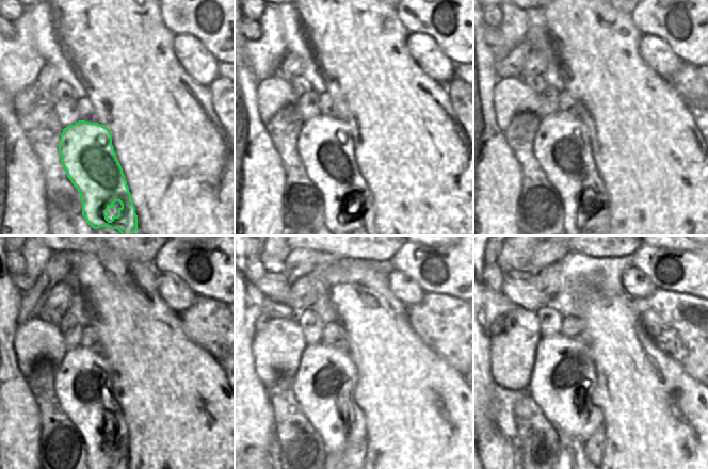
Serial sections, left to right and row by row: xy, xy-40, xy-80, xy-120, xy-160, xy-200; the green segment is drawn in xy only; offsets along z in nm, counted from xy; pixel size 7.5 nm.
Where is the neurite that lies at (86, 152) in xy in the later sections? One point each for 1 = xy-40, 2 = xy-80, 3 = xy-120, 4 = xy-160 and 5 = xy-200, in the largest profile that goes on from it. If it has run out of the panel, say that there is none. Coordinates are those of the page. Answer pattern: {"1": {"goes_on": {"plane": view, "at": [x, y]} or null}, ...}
{"1": {"goes_on": {"plane": "xy-40", "at": [324, 145]}}, "2": {"goes_on": {"plane": "xy-80", "at": [562, 147]}}, "3": {"goes_on": {"plane": "xy-120", "at": [82, 386]}}, "4": {"goes_on": {"plane": "xy-160", "at": [323, 385]}}, "5": {"goes_on": {"plane": "xy-200", "at": [563, 376]}}}

